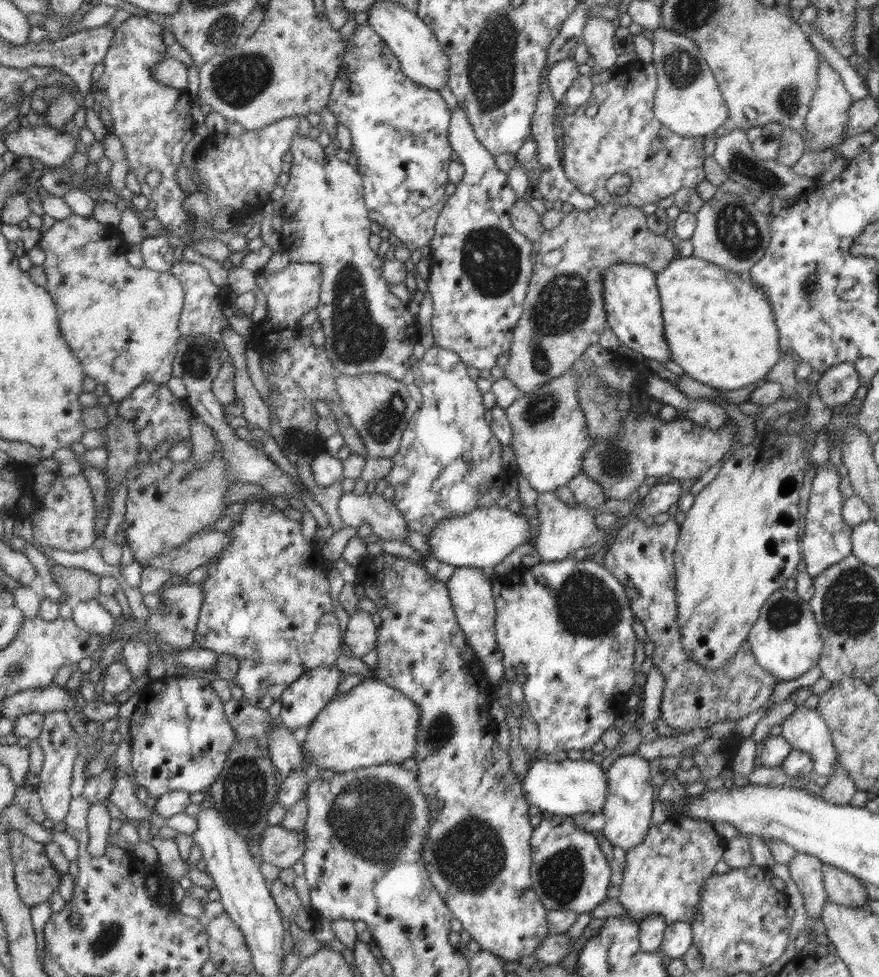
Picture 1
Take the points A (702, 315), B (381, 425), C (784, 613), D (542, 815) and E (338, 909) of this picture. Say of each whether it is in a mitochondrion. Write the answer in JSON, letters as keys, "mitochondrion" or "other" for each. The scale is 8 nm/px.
{"A":"other","B":"mitochondrion","C":"mitochondrion","D":"other","E":"other"}

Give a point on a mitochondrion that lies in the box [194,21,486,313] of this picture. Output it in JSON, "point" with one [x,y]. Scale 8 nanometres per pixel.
{"point":[239,78]}

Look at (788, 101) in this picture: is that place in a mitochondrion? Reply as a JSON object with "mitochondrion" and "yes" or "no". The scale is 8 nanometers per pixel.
{"mitochondrion":"yes"}

